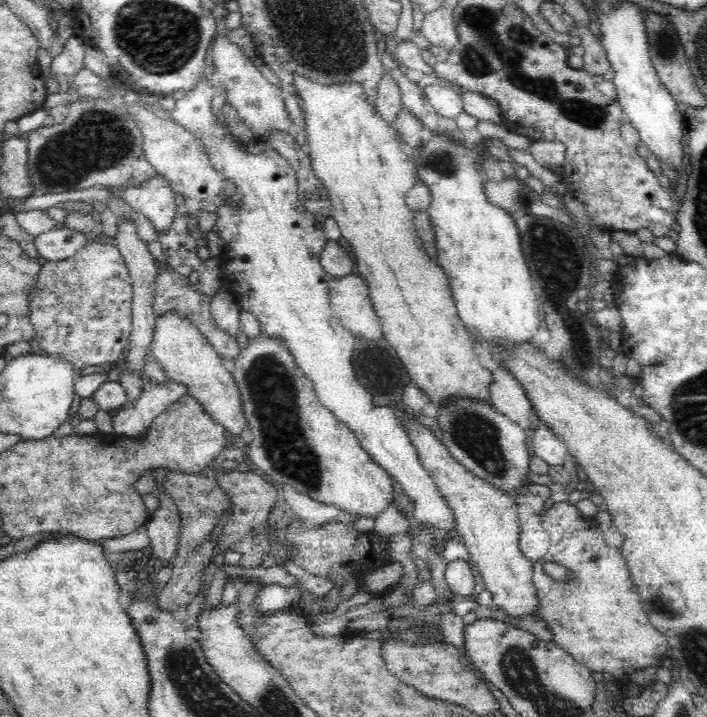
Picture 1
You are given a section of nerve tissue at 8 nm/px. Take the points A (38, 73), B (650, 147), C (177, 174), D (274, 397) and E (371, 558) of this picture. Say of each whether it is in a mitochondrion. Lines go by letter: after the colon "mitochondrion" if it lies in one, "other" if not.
A: other
B: other
C: other
D: mitochondrion
E: other

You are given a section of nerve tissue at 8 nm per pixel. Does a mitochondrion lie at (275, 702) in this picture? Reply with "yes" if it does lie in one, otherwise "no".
yes

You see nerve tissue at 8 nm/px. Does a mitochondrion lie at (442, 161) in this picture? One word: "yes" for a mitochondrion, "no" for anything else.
yes

